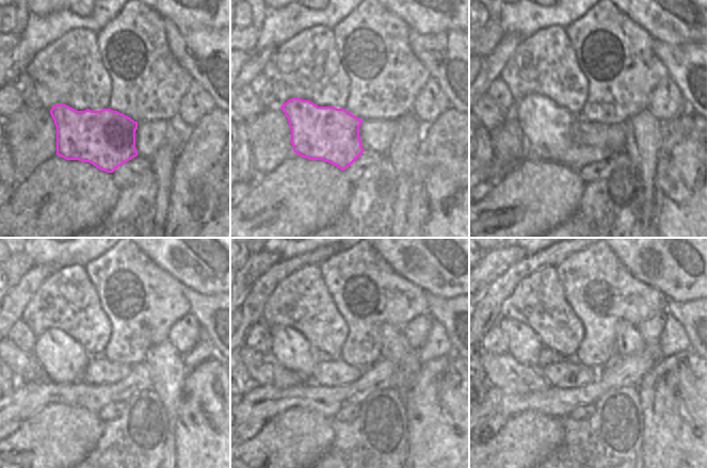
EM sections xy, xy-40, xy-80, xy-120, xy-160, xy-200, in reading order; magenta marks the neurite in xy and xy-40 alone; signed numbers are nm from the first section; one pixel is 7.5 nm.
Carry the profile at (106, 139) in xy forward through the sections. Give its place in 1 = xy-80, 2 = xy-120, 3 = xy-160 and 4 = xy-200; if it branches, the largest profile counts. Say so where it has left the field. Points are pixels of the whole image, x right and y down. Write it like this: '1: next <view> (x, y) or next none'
1: next xy-80 (546, 126)
2: next xy-120 (64, 360)
3: next xy-160 (291, 349)
4: next xy-200 (525, 345)

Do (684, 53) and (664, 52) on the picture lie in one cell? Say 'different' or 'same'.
same

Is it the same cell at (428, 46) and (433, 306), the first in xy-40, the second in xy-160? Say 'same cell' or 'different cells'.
same cell

